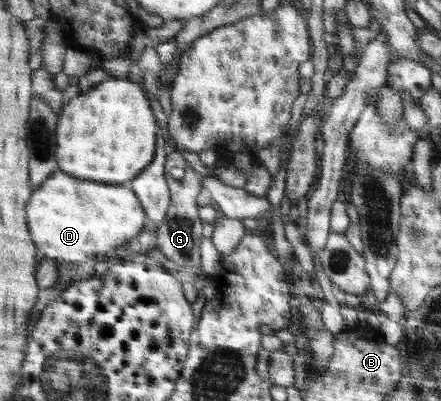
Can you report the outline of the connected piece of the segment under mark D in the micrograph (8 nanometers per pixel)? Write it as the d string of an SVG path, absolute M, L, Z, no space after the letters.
M62 171L53 173L50 175L38 188L35 190L34 196L31 197L30 204L28 206L28 226L32 226L32 236L34 236L35 246L39 247L42 258L53 260L55 263L57 260L68 263L78 263L87 260L97 259L98 256L104 255L108 252L122 251L131 238L136 237L147 226L147 214L143 209L143 205L140 202L138 195L132 190L132 187L126 183L120 185L112 185L111 183L96 182L86 179L78 178L74 175L64 173Z

